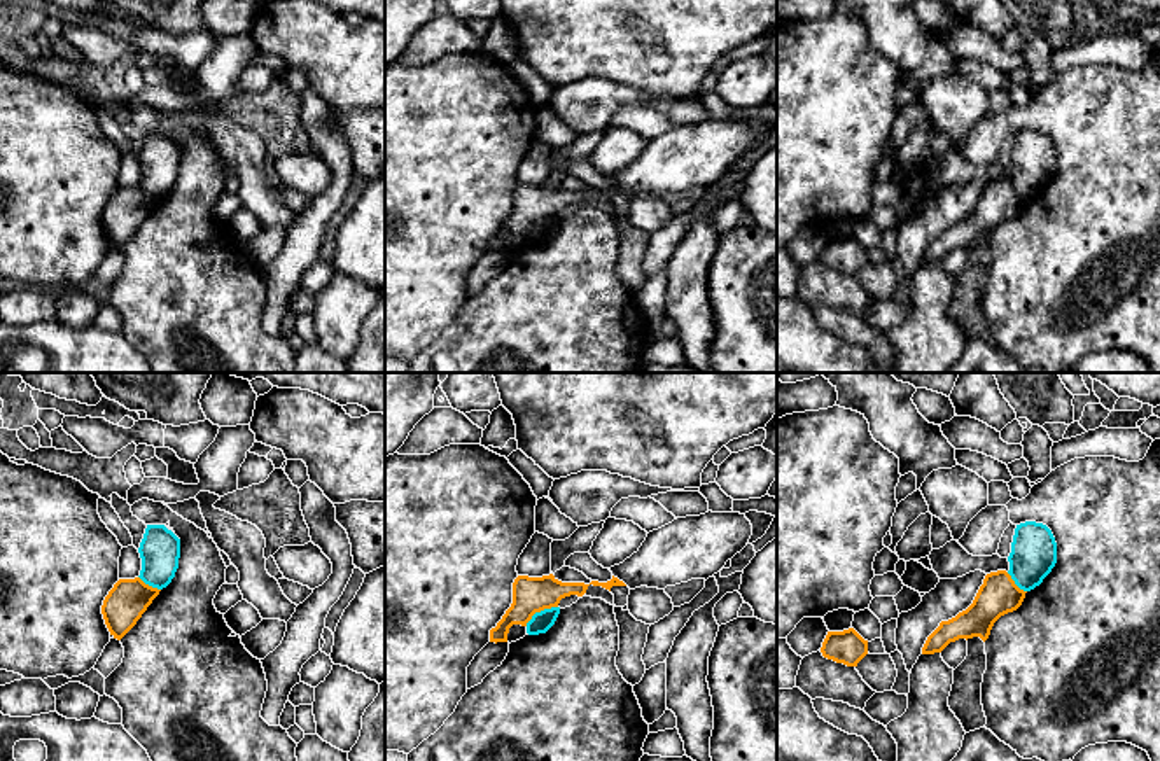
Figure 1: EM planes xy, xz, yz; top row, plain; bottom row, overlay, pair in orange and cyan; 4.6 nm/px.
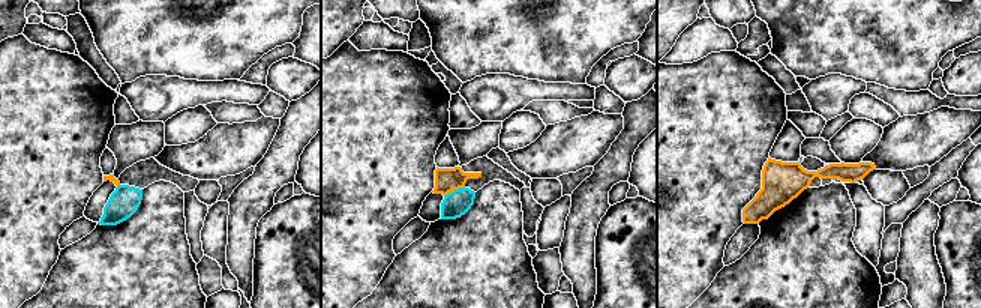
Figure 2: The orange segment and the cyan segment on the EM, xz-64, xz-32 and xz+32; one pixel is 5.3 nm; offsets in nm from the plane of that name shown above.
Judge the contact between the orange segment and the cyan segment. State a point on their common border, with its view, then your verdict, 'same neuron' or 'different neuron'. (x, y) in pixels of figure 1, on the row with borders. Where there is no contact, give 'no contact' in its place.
xz (539, 611) | different neuron

